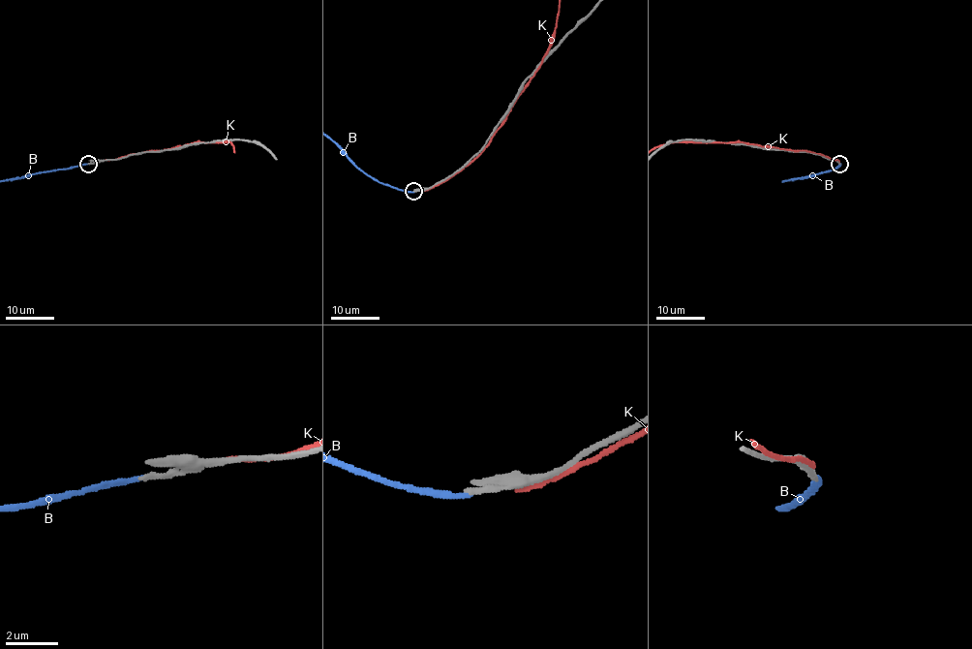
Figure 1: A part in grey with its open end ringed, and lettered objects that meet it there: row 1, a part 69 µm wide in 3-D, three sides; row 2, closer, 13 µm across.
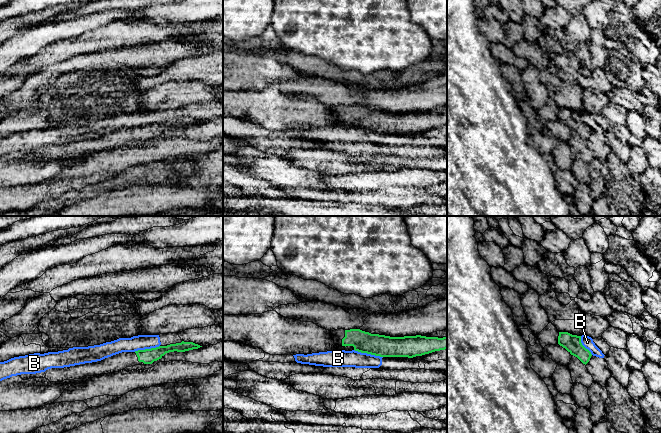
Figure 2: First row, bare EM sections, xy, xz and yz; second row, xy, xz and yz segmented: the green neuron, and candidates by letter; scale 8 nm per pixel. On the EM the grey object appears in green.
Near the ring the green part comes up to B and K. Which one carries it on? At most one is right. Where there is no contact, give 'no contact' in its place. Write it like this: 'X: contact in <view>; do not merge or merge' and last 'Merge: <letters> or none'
B: contact in xz; do not merge
K: no contact; do not merge
Merge: none

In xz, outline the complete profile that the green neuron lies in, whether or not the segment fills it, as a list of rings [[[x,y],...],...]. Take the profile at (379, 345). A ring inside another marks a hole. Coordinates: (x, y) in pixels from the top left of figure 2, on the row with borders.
[[[337,329],[330,332],[338,350],[358,351],[380,357],[422,356],[447,349],[447,337],[421,335],[390,337],[371,334],[360,329]]]

